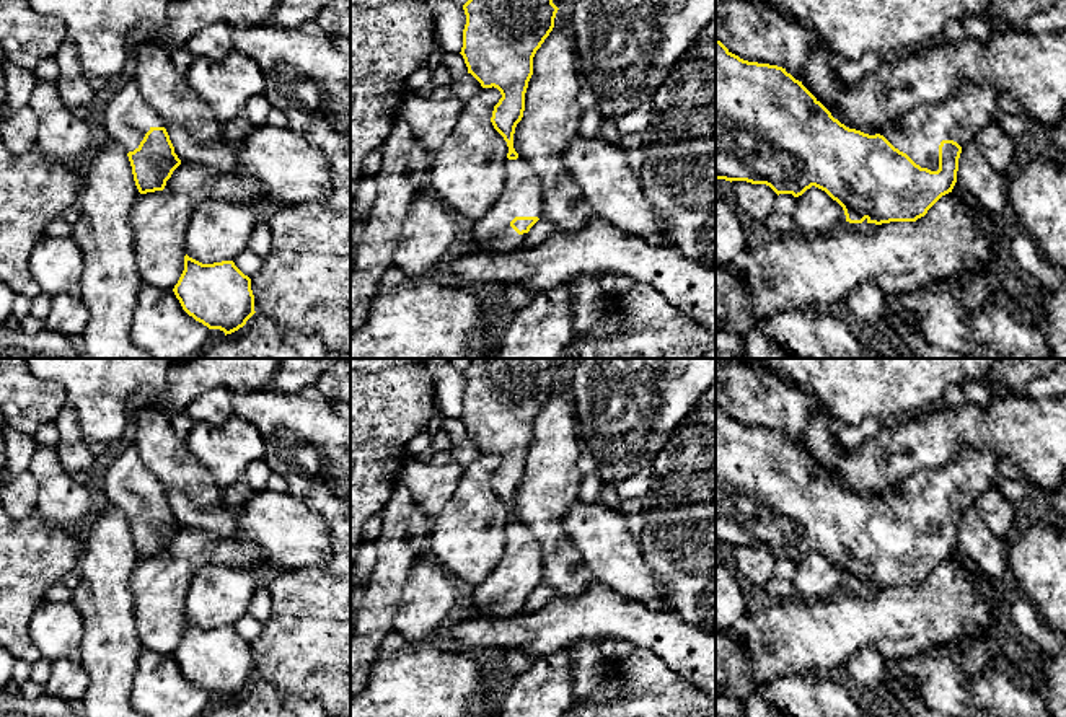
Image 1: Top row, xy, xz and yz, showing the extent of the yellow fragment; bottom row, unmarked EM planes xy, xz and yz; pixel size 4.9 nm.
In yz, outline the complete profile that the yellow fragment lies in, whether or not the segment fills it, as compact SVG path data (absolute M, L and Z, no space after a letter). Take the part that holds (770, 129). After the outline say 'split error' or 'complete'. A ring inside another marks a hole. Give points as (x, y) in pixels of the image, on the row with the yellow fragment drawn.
M716 39L716 179L766 184L777 196L802 196L812 186L836 200L849 223L916 222L957 183L962 148L994 121L998 95L988 83L965 83L950 98L921 104L887 132L869 135L849 129L786 68L748 62Z; split error

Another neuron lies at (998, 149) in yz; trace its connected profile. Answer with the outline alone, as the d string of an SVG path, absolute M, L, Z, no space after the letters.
M993 121L978 130L973 140L985 160L1001 174L1014 168L1015 147L1012 139Z

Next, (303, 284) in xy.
M315 21L297 28L272 23L249 29L233 29L235 51L248 55L267 80L266 98L285 112L289 129L315 145L329 163L333 192L326 199L280 205L269 220L271 251L251 277L254 311L279 329L319 336L326 347L350 355L350 37L333 37Z

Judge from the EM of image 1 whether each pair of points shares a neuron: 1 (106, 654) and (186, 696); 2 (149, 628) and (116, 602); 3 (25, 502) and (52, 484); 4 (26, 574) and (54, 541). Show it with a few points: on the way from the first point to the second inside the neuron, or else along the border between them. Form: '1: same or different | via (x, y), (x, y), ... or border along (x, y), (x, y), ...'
1: different | border along (144, 649), (134, 677), (131, 699)
2: different | border along (129, 579), (136, 634), (144, 647)
3: different | border along (28, 470), (38, 489), (36, 512)
4: same | via (30, 566), (46, 549)

